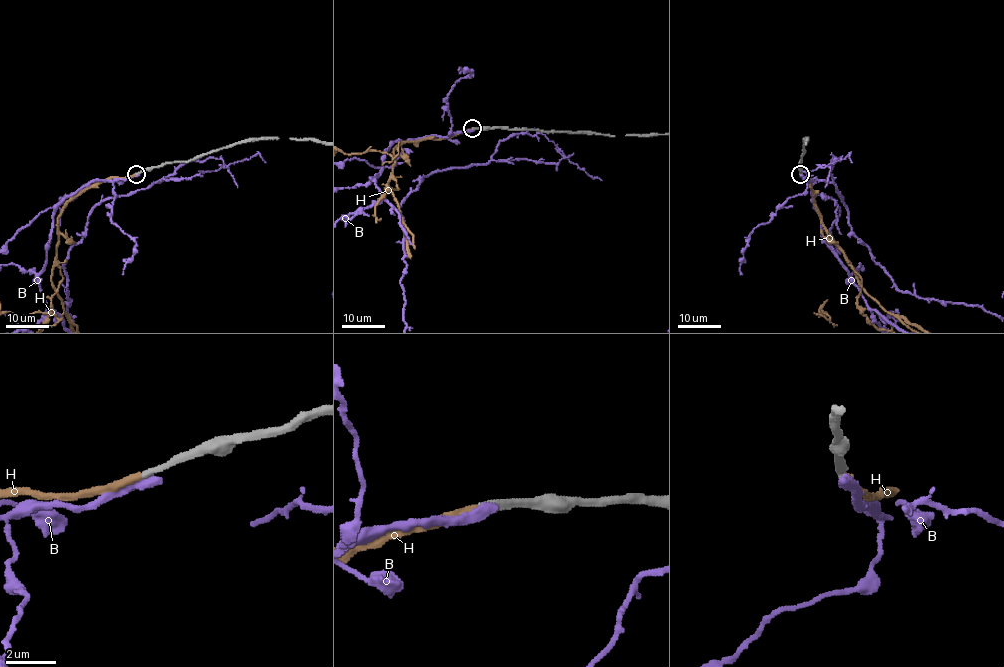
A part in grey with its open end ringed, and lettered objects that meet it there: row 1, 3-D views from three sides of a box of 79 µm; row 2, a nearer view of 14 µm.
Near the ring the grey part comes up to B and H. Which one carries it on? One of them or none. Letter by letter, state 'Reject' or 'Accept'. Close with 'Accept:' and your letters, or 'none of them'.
B: Reject
H: Accept
Accept: H

